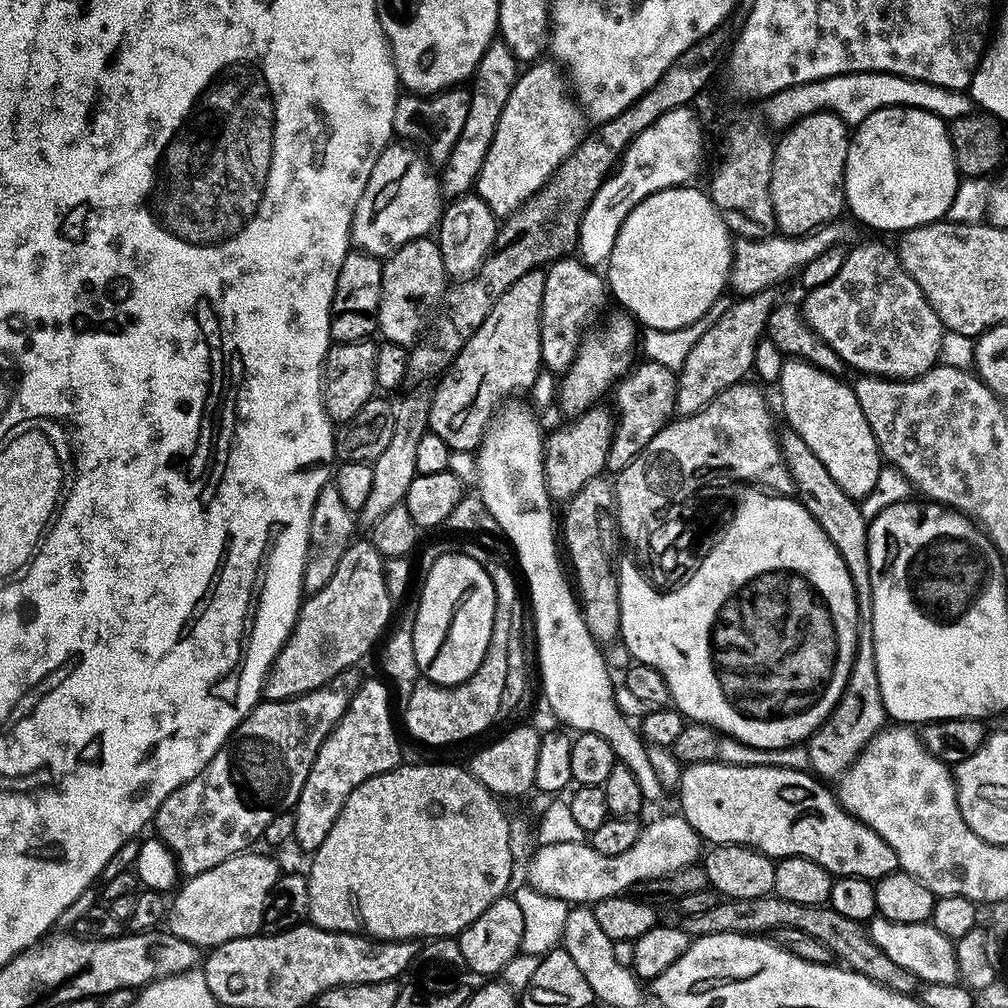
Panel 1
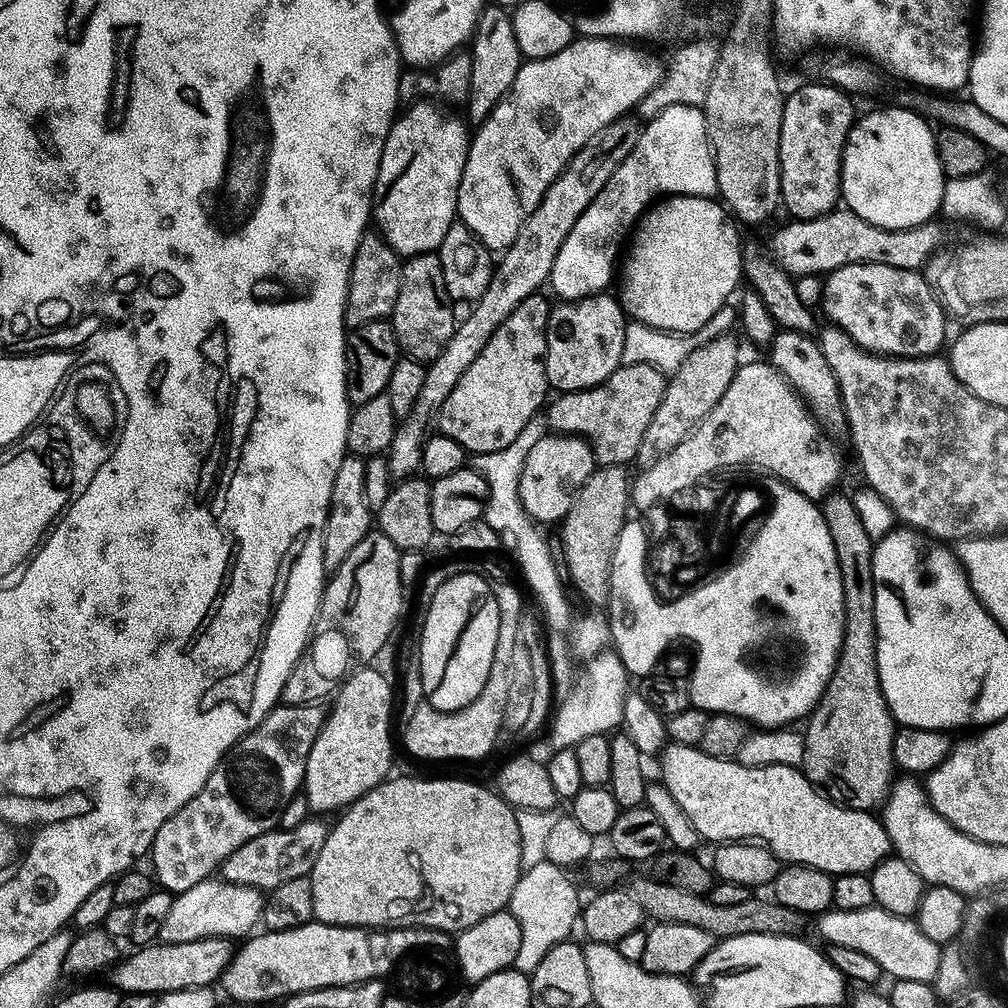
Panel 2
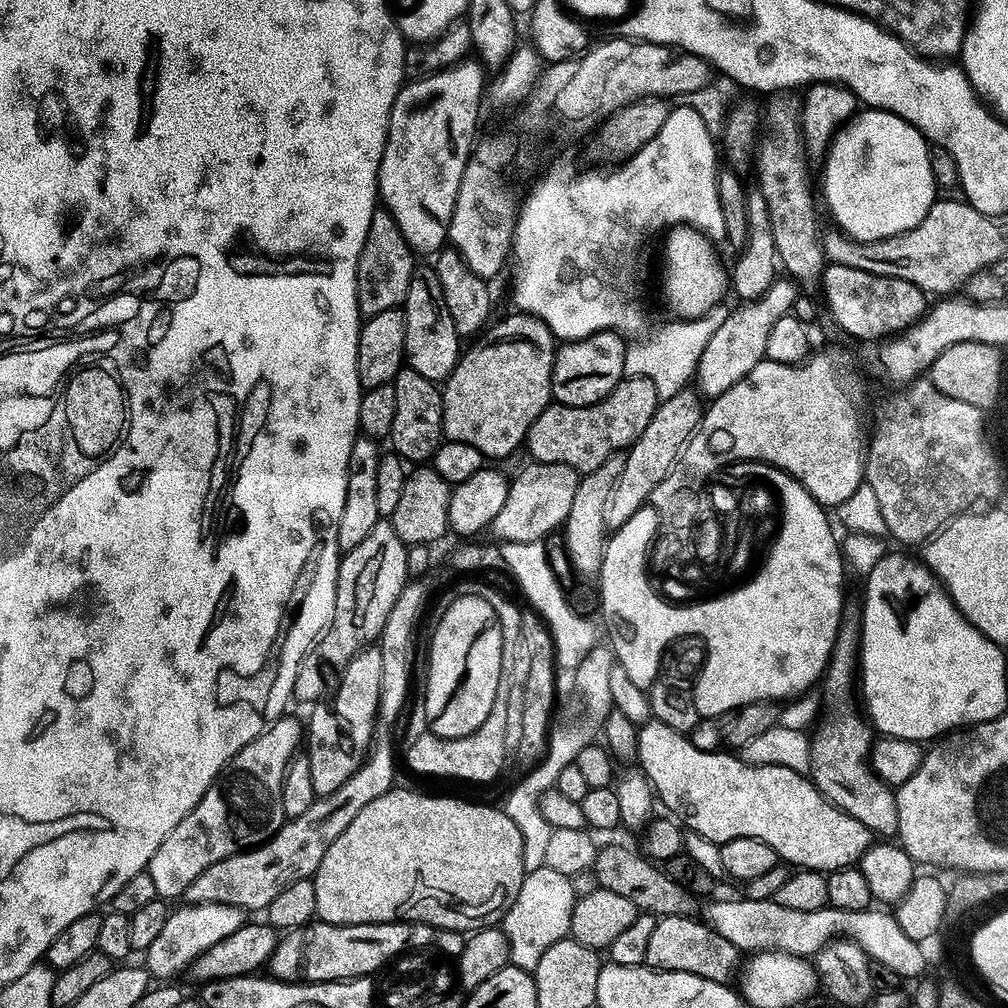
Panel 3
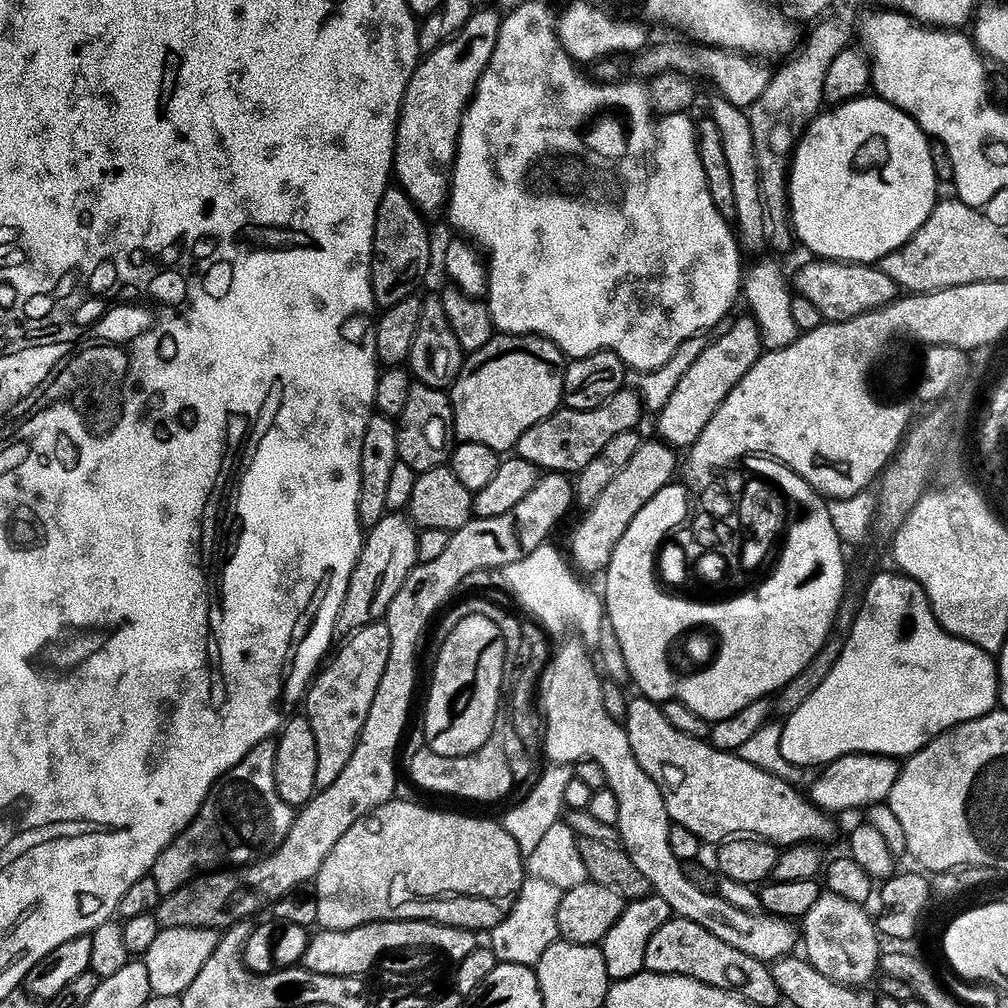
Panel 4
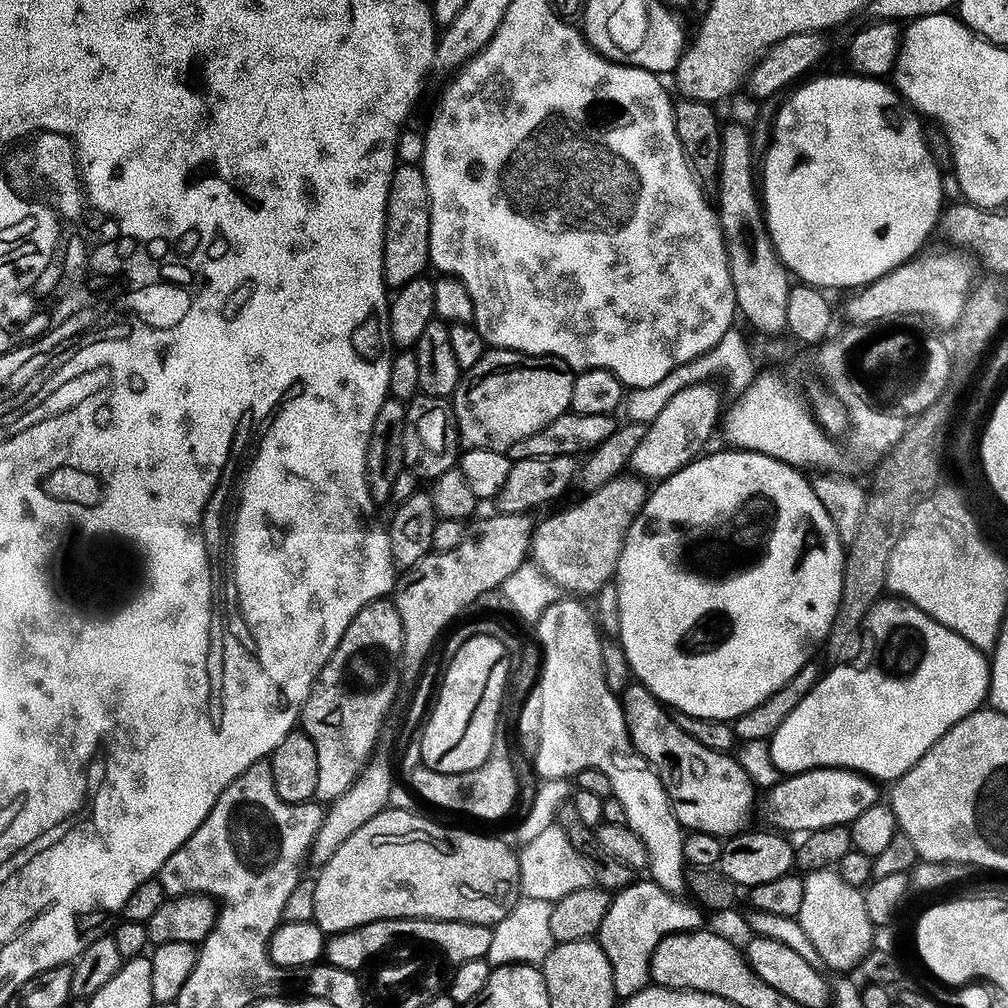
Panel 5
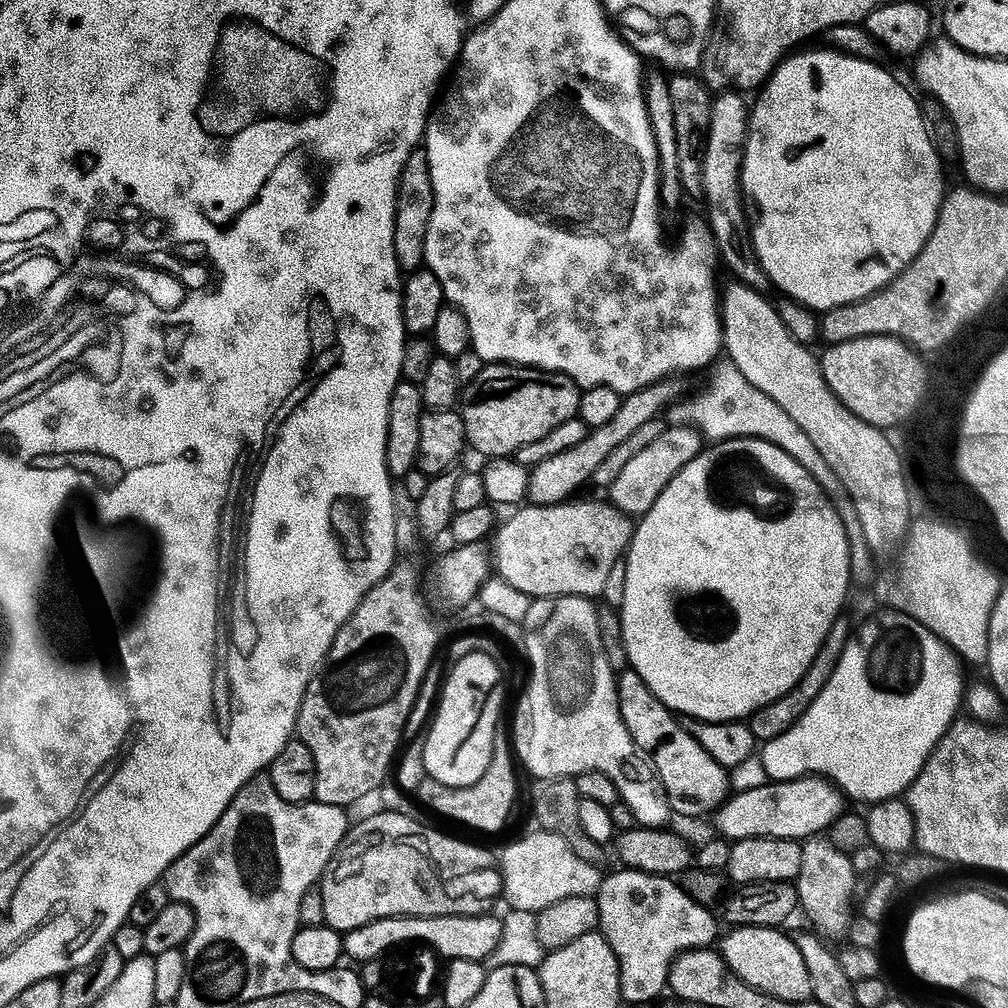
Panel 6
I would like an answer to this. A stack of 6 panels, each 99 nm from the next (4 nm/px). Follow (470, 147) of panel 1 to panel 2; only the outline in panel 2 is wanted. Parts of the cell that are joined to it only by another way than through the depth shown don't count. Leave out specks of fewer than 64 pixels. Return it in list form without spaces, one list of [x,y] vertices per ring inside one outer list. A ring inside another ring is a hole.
[[[488,6],[480,13],[475,33],[470,41],[470,53],[473,69],[470,73],[470,90],[466,101],[469,116],[467,119],[479,122],[492,113],[494,106],[502,102],[510,86],[514,86],[514,78],[522,63],[518,42],[514,38],[511,15],[503,7]]]

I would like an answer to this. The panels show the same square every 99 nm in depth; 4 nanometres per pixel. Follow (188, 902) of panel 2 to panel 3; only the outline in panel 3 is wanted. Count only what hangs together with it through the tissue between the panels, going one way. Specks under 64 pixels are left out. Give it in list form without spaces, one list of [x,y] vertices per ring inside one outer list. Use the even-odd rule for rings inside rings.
[[[185,903],[184,908],[169,911],[166,926],[158,933],[158,938],[150,942],[146,953],[146,968],[157,981],[168,982],[180,971],[187,969],[201,956],[214,942],[222,942],[234,930],[238,930],[246,923],[246,916],[241,909],[225,904],[190,904]]]

